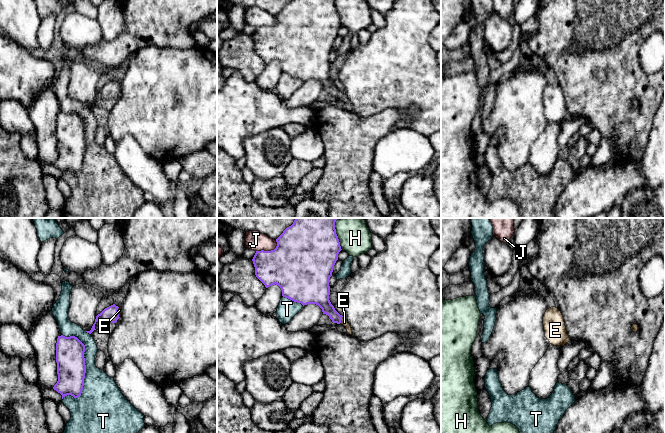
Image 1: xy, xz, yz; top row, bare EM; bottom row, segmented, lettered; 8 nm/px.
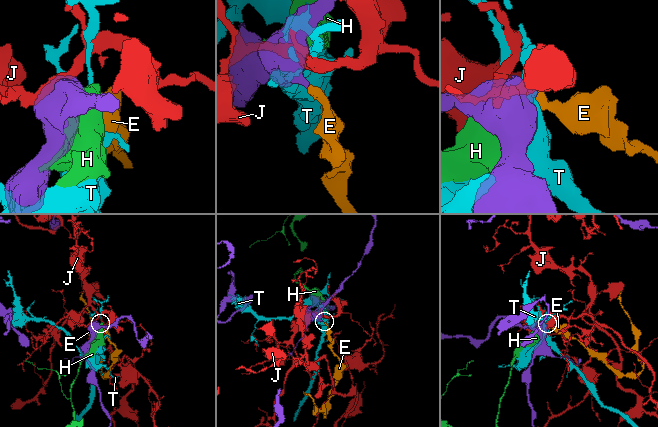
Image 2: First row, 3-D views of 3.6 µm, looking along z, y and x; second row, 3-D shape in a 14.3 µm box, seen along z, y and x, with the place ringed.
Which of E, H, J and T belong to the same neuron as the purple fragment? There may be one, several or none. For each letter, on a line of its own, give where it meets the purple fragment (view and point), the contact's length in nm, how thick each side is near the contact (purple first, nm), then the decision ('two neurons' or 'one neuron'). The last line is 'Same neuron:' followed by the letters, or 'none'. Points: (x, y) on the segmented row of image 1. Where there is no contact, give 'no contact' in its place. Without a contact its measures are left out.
E: xz (340, 320) | 70 nm | 140/60 nm | one neuron
H: xz (336, 234) | 260 nm | 480/260 nm | two neurons
J: xz (268, 251) | 190 nm | 440/150 nm | two neurons
T: xy (84, 361) | 550 nm | 240/240 nm | two neurons
Same neuron: E

